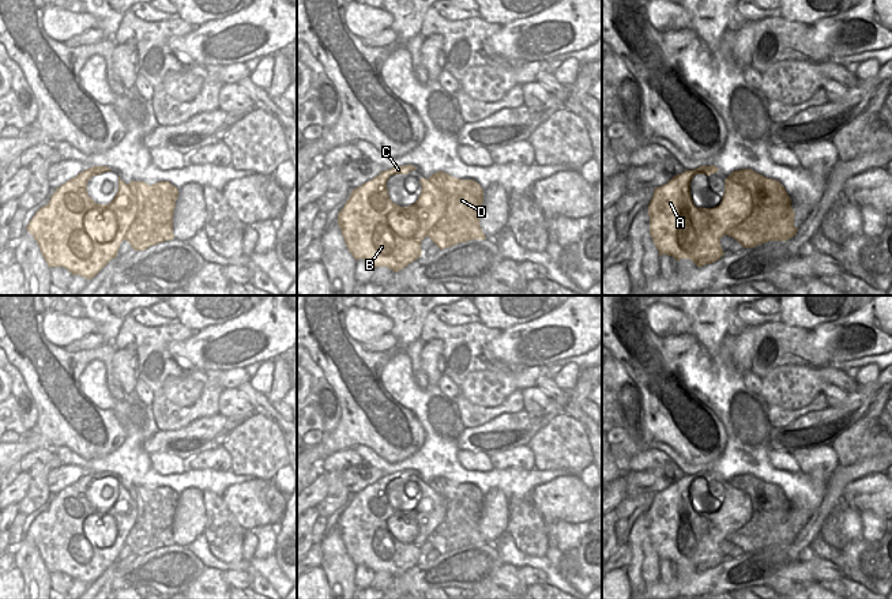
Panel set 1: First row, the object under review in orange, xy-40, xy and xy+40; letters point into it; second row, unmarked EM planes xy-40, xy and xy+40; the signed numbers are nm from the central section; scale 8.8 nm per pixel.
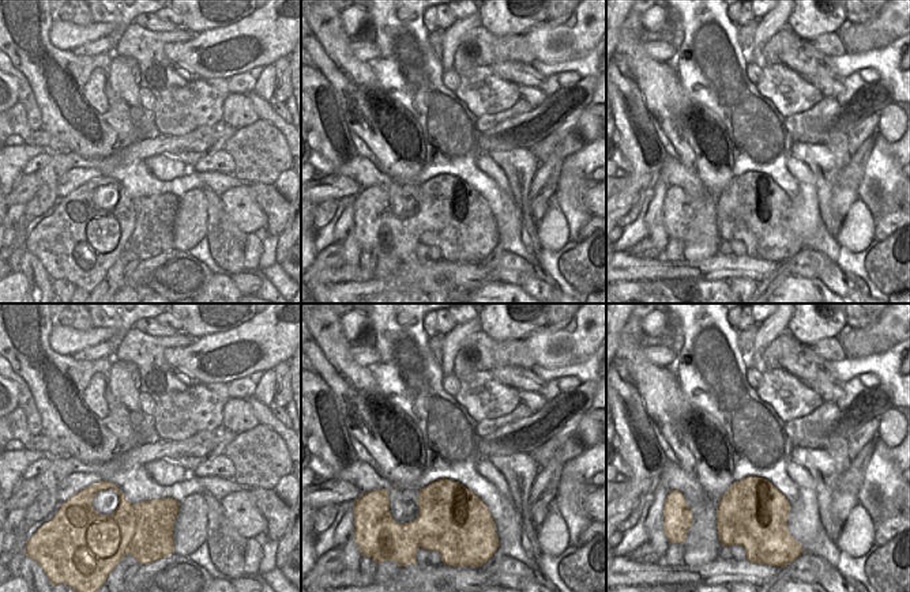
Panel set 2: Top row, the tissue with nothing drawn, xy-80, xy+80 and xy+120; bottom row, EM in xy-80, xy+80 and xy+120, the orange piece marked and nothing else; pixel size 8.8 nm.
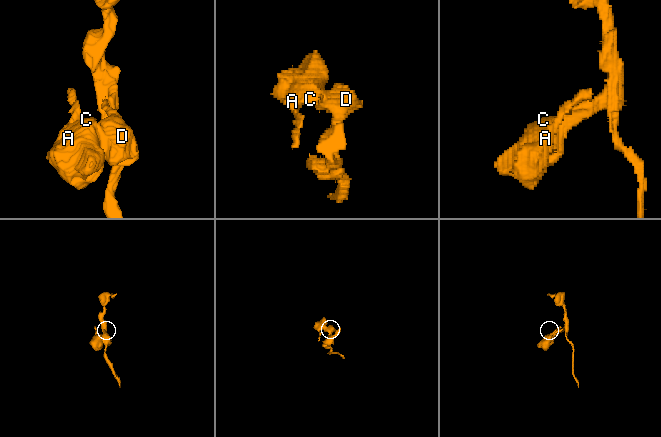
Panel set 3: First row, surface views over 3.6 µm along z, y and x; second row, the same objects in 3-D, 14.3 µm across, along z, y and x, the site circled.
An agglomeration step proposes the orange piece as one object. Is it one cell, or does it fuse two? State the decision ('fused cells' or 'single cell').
fused cells

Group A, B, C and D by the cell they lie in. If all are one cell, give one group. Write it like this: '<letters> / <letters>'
A B C / D

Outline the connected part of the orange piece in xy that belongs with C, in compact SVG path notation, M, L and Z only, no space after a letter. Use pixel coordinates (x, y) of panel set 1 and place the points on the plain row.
M395 471L353 494L338 519L345 549L355 565L398 577L421 562L421 547L447 516L445 498L421 483L418 505L400 512L391 506L387 486L417 472Z

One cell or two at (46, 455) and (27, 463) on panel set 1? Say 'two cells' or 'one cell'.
one cell

